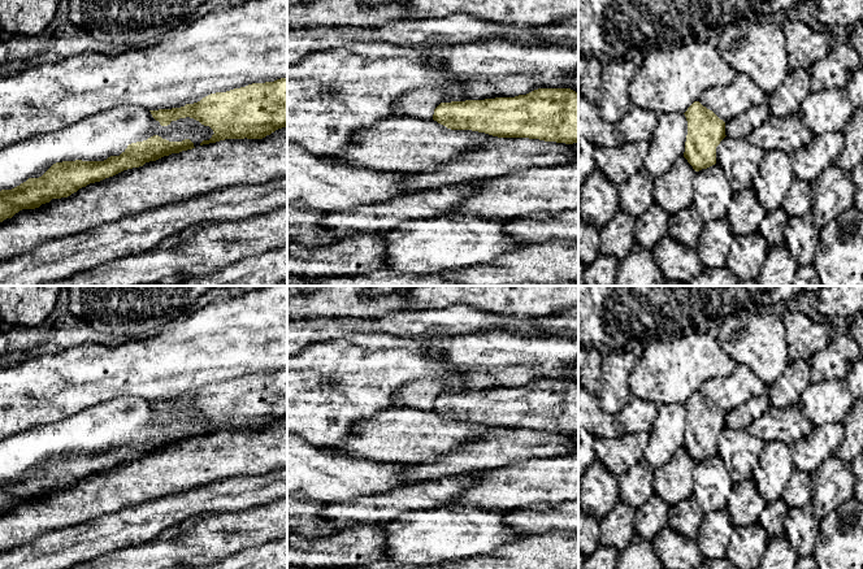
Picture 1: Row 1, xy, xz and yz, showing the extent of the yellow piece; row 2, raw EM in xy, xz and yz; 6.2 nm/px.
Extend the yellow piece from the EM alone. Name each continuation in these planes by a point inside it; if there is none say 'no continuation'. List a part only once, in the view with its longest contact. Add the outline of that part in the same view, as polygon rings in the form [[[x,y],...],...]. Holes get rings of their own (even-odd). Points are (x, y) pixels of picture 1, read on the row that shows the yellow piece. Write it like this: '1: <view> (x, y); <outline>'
no continuation

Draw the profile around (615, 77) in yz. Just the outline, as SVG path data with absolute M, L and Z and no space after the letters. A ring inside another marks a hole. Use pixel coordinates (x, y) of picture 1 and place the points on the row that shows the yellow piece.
M613 58L603 65L600 73L602 97L598 103L600 117L611 123L619 123L632 103L629 101L629 83L639 66L625 58Z

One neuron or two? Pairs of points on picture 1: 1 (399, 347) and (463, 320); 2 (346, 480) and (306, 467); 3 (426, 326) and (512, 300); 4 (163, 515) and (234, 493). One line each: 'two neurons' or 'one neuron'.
1: two neurons
2: one neuron
3: two neurons
4: one neuron

